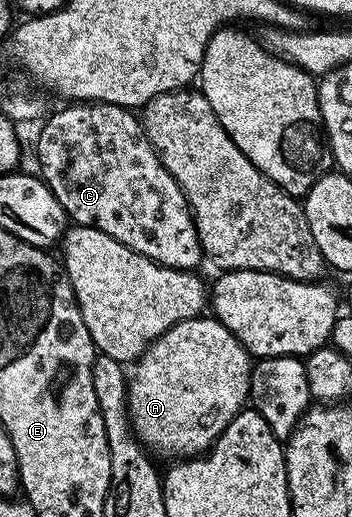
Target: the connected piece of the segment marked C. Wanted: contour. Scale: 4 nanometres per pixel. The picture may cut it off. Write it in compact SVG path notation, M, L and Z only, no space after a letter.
M78 101L54 111L46 116L44 127L39 131L39 144L35 147L39 154L37 171L63 206L68 220L80 227L99 229L161 266L194 272L198 263L204 262L205 256L191 208L177 181L159 159L155 146L147 140L140 116L134 110L112 103Z

